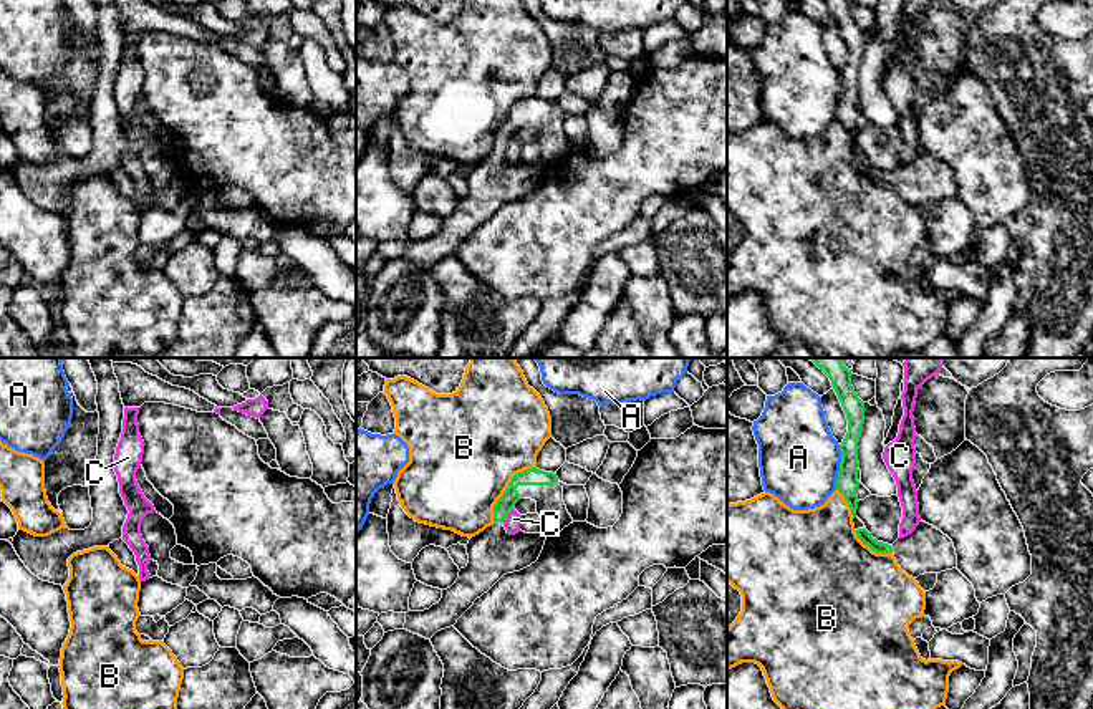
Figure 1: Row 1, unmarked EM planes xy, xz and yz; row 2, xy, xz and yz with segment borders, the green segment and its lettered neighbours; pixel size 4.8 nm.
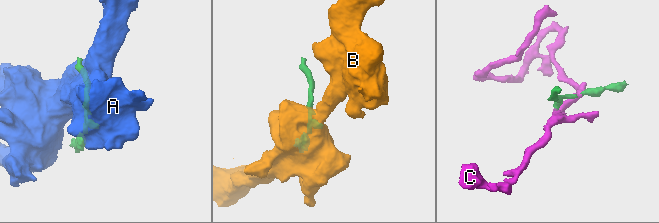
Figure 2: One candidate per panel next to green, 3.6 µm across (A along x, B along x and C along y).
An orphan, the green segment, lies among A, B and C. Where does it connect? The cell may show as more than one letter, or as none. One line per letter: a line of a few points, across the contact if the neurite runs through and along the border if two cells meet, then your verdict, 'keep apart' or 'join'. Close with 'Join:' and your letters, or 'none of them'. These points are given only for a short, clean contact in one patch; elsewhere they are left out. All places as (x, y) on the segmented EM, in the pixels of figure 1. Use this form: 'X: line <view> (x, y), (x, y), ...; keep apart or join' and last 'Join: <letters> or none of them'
A: line yz (840, 446), (840, 471), (835, 489); keep apart
B: keep apart
C: keep apart
Join: none of them

